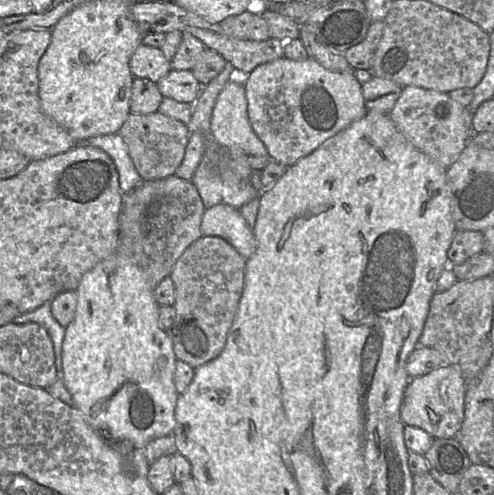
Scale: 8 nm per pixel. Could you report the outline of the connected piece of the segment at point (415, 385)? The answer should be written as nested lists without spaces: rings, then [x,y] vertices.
[[[446,365],[423,376],[411,378],[400,406],[404,425],[421,428],[433,438],[454,438],[464,419],[466,381],[456,366]]]

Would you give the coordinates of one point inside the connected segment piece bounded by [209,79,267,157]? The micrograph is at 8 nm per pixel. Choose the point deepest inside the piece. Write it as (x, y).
(230, 128)

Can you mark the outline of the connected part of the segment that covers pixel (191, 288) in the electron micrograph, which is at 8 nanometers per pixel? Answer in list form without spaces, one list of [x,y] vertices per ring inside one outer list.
[[[201,236],[193,242],[175,263],[170,277],[175,285],[176,319],[172,327],[165,330],[172,340],[176,358],[194,369],[213,360],[223,350],[228,332],[235,318],[244,289],[246,261],[226,240],[218,236]]]

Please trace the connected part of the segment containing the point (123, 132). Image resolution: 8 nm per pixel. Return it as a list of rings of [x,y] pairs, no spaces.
[[[157,111],[146,115],[129,113],[118,133],[127,145],[129,156],[141,179],[152,181],[175,173],[183,159],[191,131],[187,125]]]

